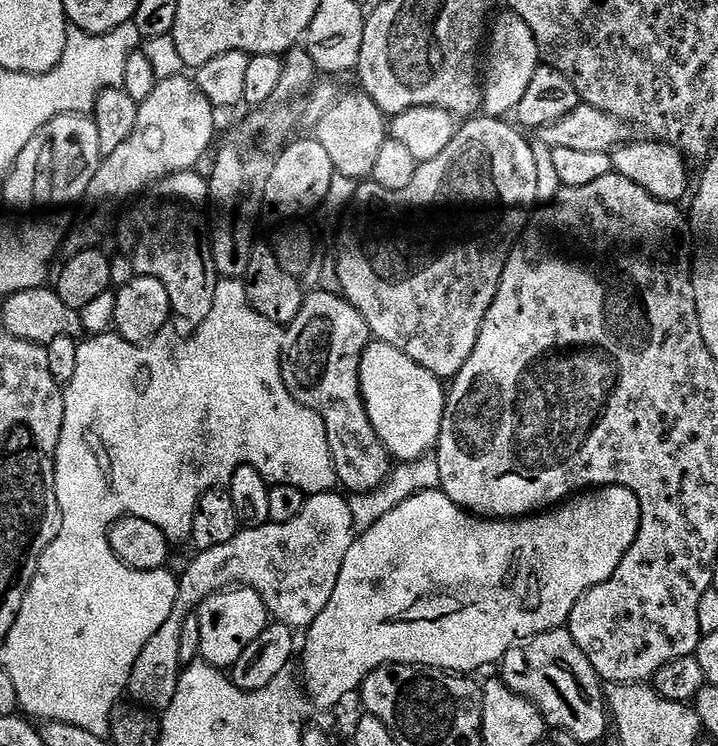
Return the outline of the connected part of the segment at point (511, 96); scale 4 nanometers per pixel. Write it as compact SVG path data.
M504 12L498 16L491 21L490 35L486 40L488 69L485 67L482 72L482 112L486 116L508 118L517 111L536 69L542 64L542 57L536 35L530 30L523 15Z

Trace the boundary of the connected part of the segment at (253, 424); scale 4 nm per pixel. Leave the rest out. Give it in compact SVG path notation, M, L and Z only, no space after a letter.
M224 278L217 283L214 290L214 302L210 306L210 314L195 329L192 340L184 340L181 344L164 344L159 348L159 343L127 344L121 336L105 334L103 336L88 336L83 342L77 343L78 366L74 366L74 378L63 389L64 421L62 422L62 434L56 451L56 498L60 506L70 506L67 489L74 482L82 482L87 491L94 494L101 484L118 486L121 493L128 492L136 501L144 500L144 484L149 484L156 491L156 508L146 512L146 519L168 539L169 545L188 544L192 538L192 515L196 513L196 504L208 492L220 490L227 485L230 477L243 466L248 464L269 485L285 484L294 486L305 497L317 496L323 492L333 491L338 481L334 462L330 454L330 446L326 438L326 426L318 413L309 408L302 407L294 397L286 390L280 373L280 342L281 337L277 329L269 324L266 318L262 318L248 304L248 289L239 279Z

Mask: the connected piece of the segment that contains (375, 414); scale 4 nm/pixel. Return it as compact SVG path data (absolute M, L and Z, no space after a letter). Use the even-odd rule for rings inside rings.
M369 343L360 355L360 397L376 437L393 461L417 460L435 449L442 430L446 388L440 377L430 374L430 370L394 346Z

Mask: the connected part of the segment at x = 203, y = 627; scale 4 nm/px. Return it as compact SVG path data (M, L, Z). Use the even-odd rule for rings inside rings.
M233 586L225 591L215 592L212 596L205 598L198 609L196 621L200 631L199 659L203 663L209 664L212 668L228 670L238 662L238 658L242 658L242 650L246 650L246 646L250 646L250 642L254 642L254 638L258 638L258 634L262 634L262 630L268 627L270 617L268 608L262 602L262 598L258 593L253 591L252 588Z

